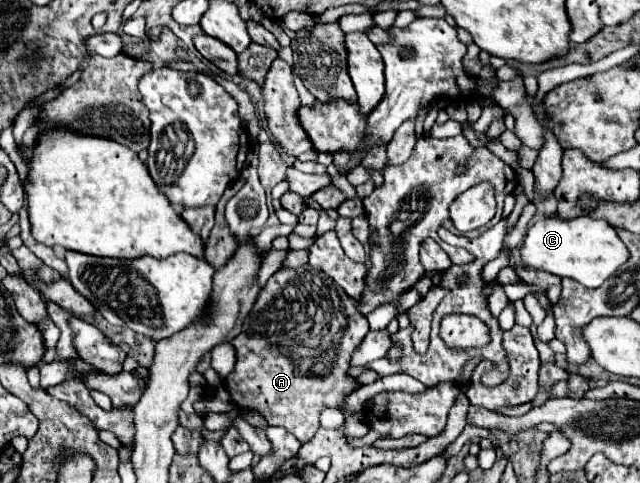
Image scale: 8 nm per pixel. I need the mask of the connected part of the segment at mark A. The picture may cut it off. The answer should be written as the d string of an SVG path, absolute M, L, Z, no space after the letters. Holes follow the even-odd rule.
M304 264L304 266L296 268L296 270L290 270L290 268L278 270L278 272L268 280L268 284L260 290L260 294L258 294L258 298L256 298L256 302L254 302L254 306L252 306L252 312L250 312L250 314L246 316L246 320L244 320L242 332L232 340L232 346L236 348L236 368L226 376L224 384L226 384L228 394L230 394L230 398L232 398L232 402L234 402L236 406L246 408L246 410L256 410L256 412L260 412L260 414L266 418L266 422L268 422L270 426L282 426L282 428L286 428L290 434L294 434L300 442L308 442L308 440L316 434L316 430L320 428L320 422L318 422L318 420L320 420L320 412L322 412L324 408L338 408L350 392L354 392L354 390L358 390L358 388L362 386L358 378L348 376L348 370L350 370L352 354L354 354L354 350L360 346L360 342L364 340L366 334L368 334L368 320L366 320L366 316L360 314L360 310L356 308L356 302L354 302L332 278L326 278L324 272L320 272L320 270L316 270L316 268L308 268L308 264ZM308 310L316 310L316 322L308 316Z

